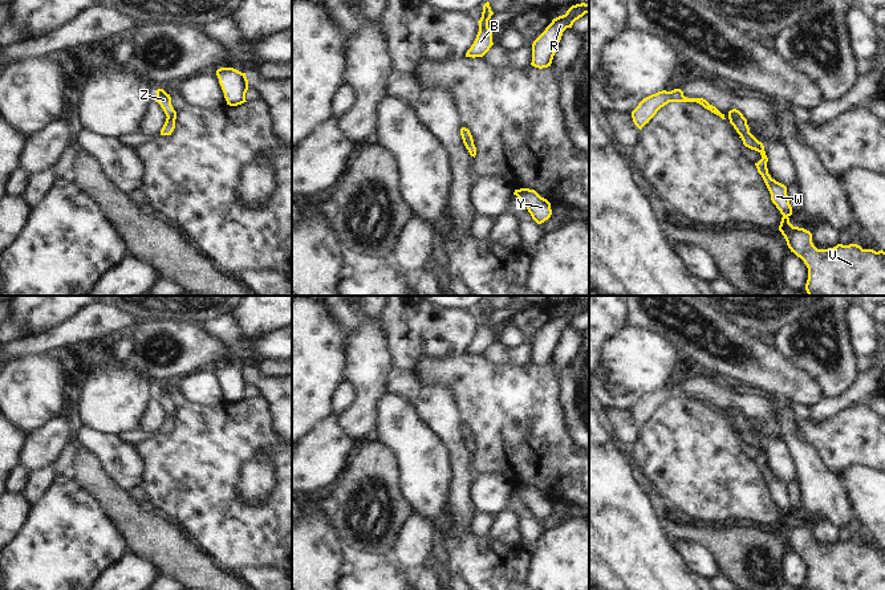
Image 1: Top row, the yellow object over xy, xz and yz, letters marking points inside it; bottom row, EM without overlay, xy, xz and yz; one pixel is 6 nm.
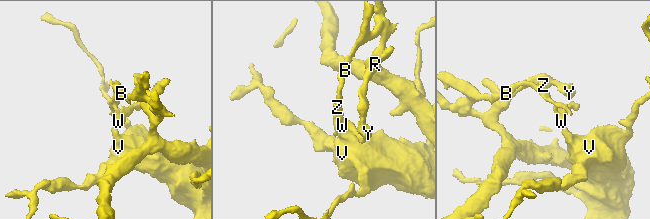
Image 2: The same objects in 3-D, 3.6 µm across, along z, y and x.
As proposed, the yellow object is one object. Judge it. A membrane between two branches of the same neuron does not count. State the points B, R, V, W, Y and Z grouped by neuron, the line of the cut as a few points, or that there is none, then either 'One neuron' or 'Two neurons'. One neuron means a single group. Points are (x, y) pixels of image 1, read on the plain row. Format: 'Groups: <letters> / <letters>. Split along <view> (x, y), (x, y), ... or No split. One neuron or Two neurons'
Groups: B R Y / V W Z. Split along xy (167, 414), (174, 418). Two neurons.

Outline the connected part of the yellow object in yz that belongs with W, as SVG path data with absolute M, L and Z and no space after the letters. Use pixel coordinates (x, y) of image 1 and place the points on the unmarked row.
M736 406L728 408L728 416L743 442L762 452L755 463L771 491L772 500L783 512L779 528L791 549L808 565L807 590L885 590L885 549L862 546L857 541L817 546L809 528L789 520L792 504L787 484L768 471L764 443L750 430L747 416Z

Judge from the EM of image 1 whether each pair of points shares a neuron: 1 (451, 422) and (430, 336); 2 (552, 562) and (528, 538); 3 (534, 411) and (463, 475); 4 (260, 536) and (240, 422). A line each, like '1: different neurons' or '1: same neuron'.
1: same neuron
2: different neurons
3: different neurons
4: same neuron

